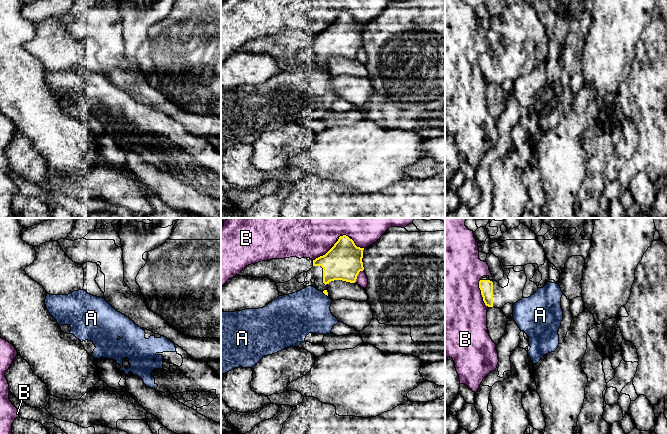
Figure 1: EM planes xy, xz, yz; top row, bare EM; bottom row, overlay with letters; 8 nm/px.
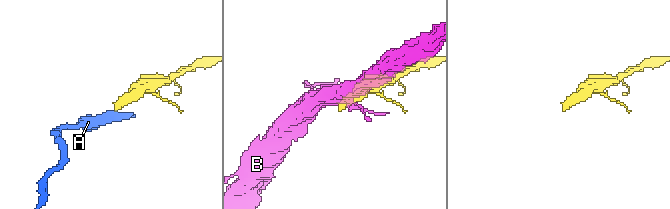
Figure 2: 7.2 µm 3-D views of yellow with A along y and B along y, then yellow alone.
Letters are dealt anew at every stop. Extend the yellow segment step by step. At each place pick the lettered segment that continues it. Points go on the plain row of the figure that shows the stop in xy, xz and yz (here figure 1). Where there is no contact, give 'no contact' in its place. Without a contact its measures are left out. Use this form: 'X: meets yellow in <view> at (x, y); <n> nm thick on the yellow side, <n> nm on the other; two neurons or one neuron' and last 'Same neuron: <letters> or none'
A: meets yellow in xz at (325, 70); 40 nm thick on the yellow side, 360 nm on the other; two neurons
B: meets yellow in yz at (481, 70); 110 nm thick on the yellow side, 500 nm on the other; two neurons
Same neuron: none

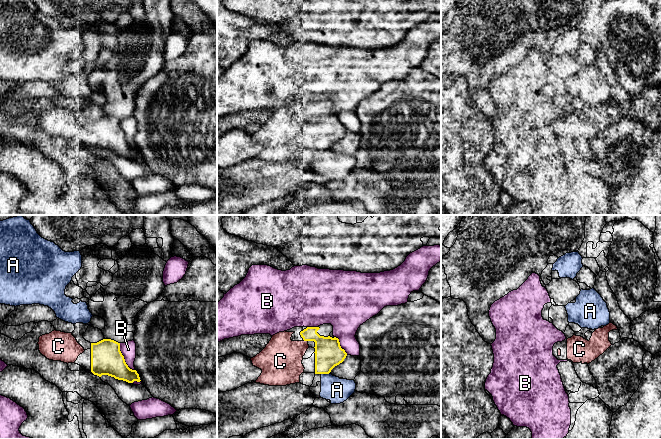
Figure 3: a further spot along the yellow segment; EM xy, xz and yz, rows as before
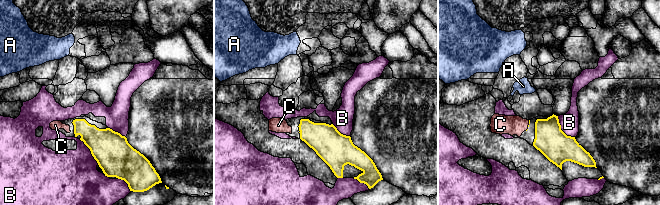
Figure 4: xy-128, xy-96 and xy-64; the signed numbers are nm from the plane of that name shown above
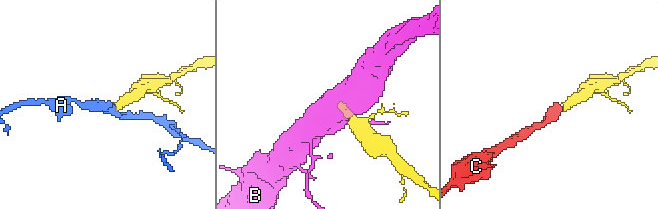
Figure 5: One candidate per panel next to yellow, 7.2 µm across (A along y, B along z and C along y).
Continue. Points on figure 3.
A: meets yellow in xz at (325, 149); 220 nm thick on the yellow side, 200 nm on the other; two neurons
B: meets yellow in xy at (123, 134); 260 nm thick on the yellow side, 130 nm on the other; two neurons
C: meets yellow in xz at (305, 116); 220 nm thick on the yellow side, 340 nm on the other; one neuron
Same neuron: C

